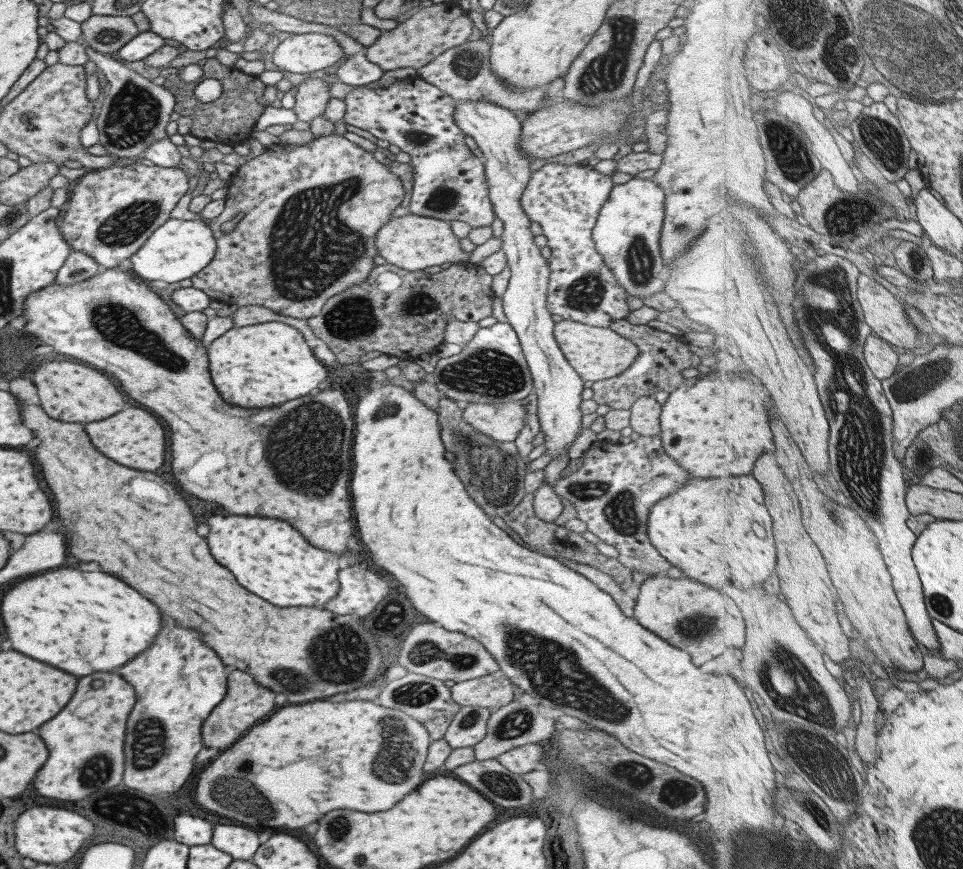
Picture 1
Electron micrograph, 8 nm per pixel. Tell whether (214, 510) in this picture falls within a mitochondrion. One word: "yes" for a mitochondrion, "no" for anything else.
no

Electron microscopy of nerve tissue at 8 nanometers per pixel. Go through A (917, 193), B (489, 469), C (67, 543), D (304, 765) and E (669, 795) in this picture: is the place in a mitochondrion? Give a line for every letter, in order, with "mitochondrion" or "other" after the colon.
A: other
B: mitochondrion
C: other
D: other
E: mitochondrion

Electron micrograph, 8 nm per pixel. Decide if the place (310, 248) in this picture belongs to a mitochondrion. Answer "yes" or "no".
yes

